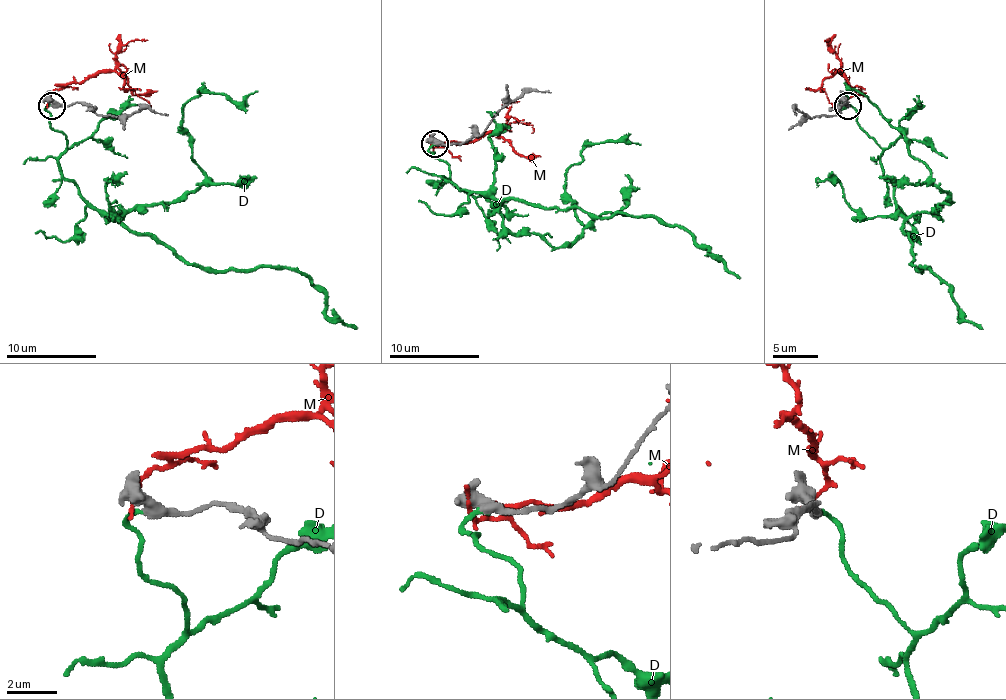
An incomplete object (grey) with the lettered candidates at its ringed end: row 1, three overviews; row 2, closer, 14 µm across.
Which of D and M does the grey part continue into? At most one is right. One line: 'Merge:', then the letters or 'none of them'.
Merge: D

